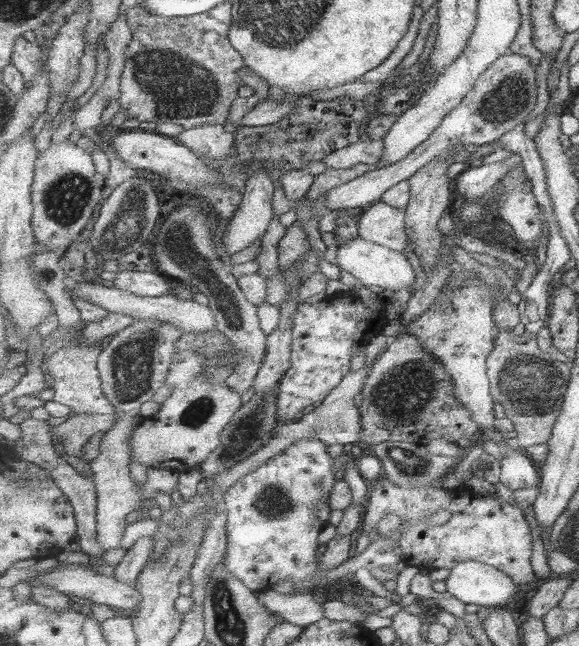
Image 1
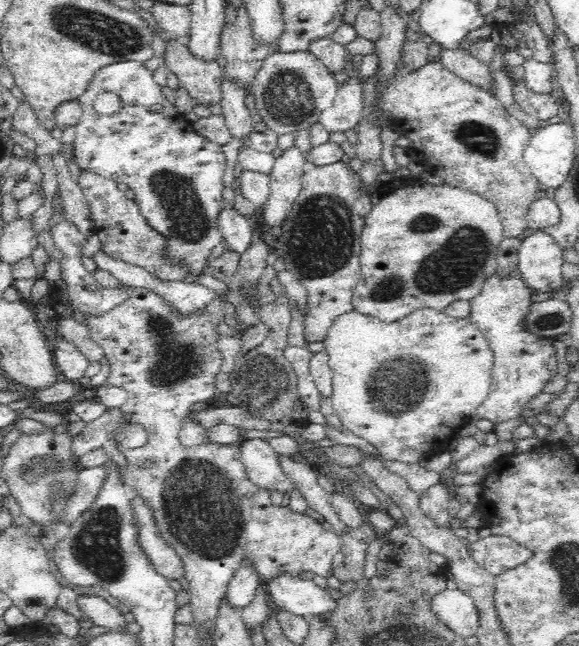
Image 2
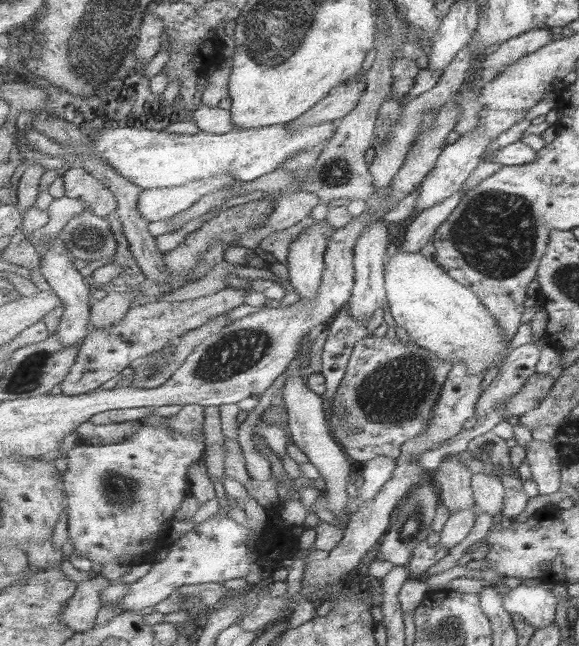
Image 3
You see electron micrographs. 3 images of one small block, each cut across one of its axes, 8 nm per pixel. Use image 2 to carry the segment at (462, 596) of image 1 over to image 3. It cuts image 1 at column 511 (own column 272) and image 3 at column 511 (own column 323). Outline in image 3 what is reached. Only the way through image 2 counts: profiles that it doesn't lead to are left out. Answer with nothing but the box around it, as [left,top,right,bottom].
[503,584,559,629]

